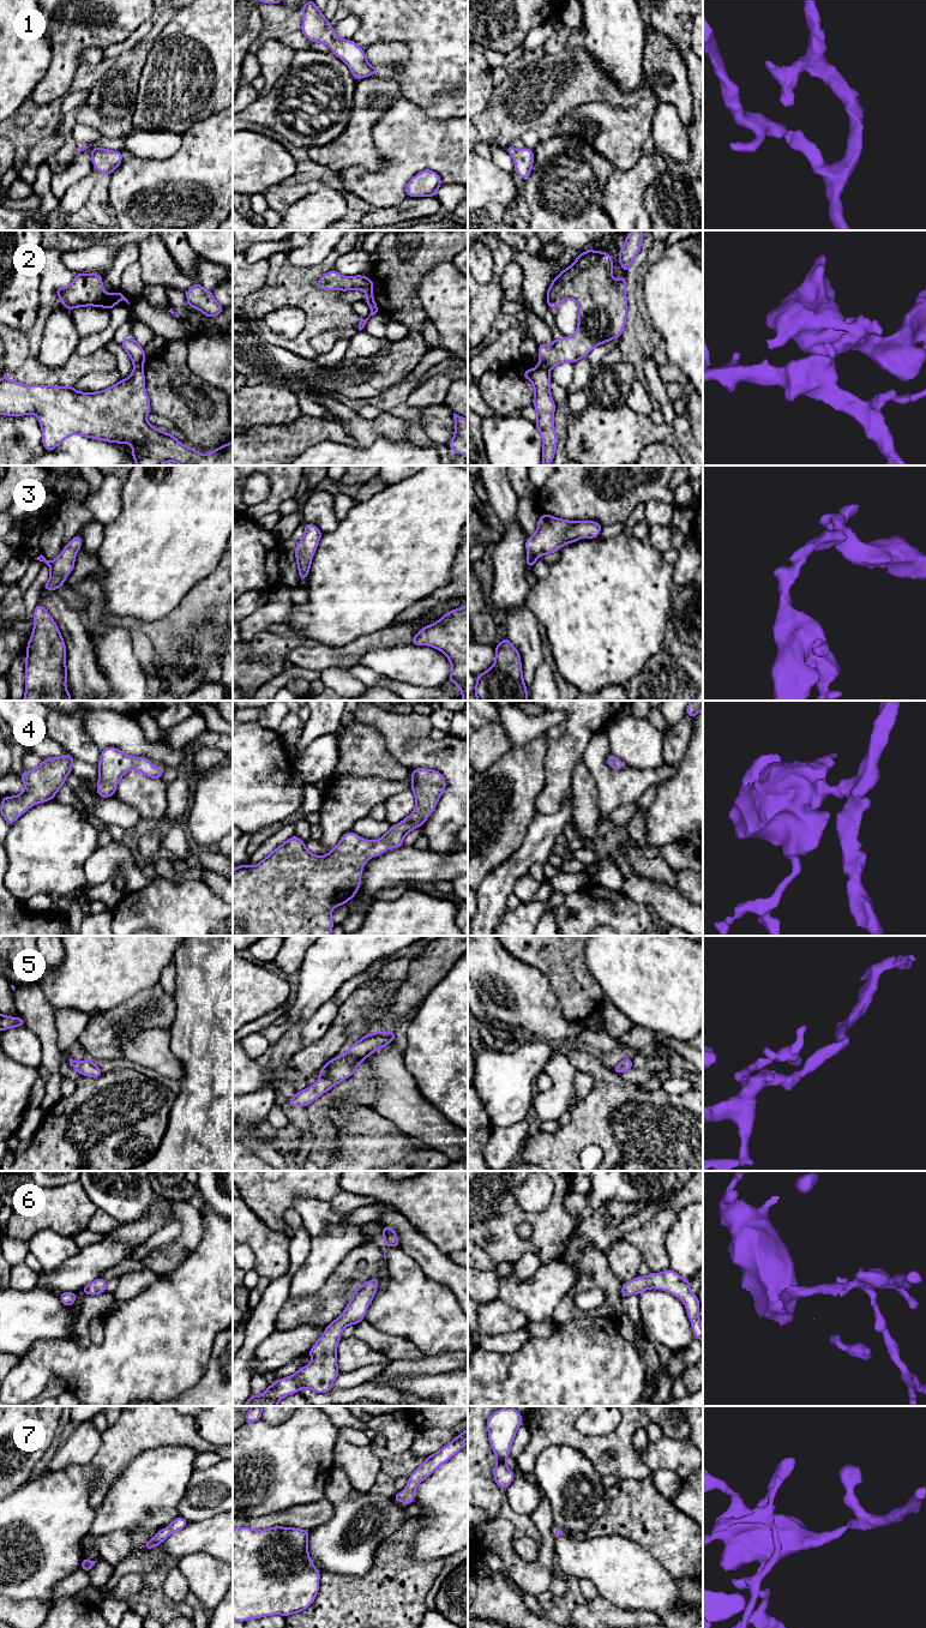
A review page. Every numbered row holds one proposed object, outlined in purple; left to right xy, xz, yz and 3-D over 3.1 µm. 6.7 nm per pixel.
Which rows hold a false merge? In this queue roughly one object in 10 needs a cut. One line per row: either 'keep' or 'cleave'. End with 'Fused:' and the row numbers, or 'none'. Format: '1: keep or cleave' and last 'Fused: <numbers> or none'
1: keep
2: cleave
3: keep
4: keep
5: keep
6: keep
7: keep
Fused: 2

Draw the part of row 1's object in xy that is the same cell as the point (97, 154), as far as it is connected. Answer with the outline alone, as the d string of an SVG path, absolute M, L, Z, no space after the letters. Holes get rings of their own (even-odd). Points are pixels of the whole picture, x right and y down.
M94 148L91 150L91 161L98 173L112 175L113 170L118 168L122 161L122 151Z

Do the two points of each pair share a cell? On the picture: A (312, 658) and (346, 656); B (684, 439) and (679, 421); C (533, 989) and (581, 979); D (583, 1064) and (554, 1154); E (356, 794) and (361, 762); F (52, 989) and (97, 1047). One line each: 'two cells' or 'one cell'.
A: one cell
B: one cell
C: two cells
D: one cell
E: two cells
F: two cells

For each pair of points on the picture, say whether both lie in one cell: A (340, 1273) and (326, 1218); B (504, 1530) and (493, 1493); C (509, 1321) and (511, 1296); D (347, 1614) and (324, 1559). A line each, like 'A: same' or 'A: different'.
A: different
B: different
C: different
D: different

